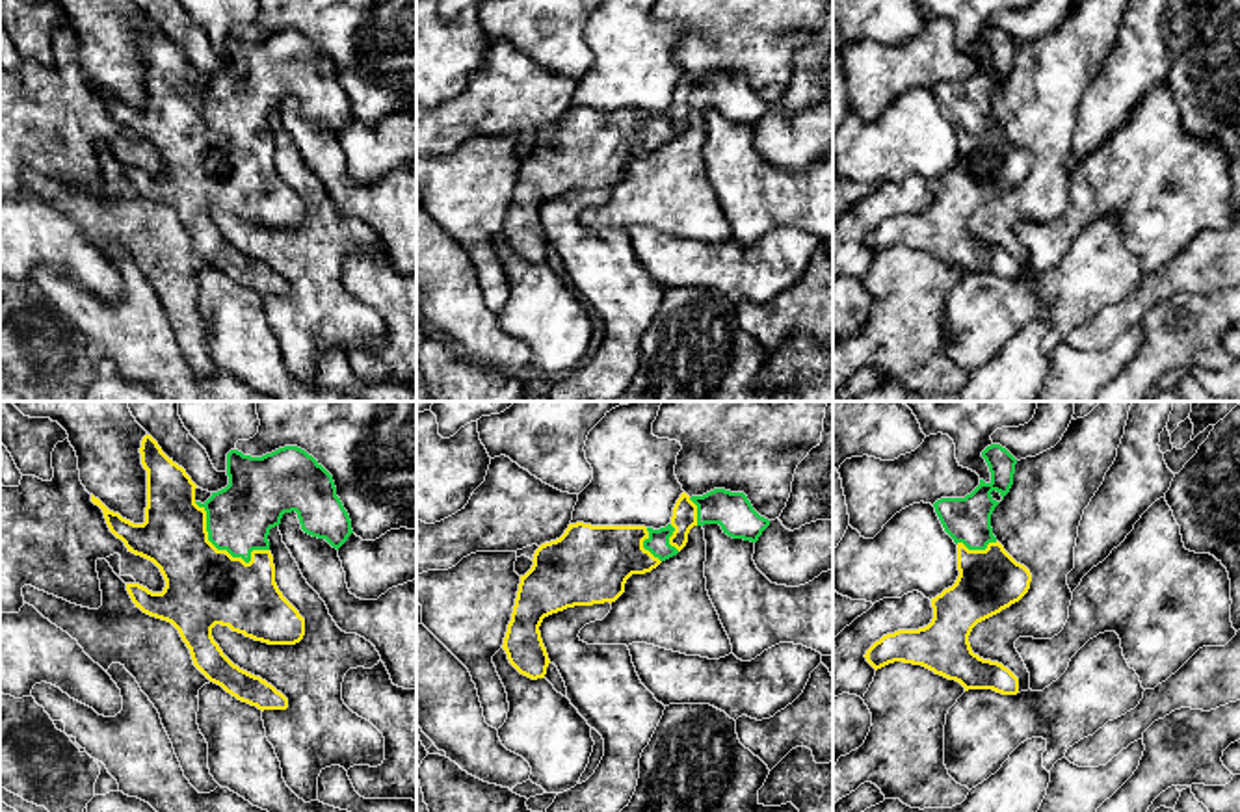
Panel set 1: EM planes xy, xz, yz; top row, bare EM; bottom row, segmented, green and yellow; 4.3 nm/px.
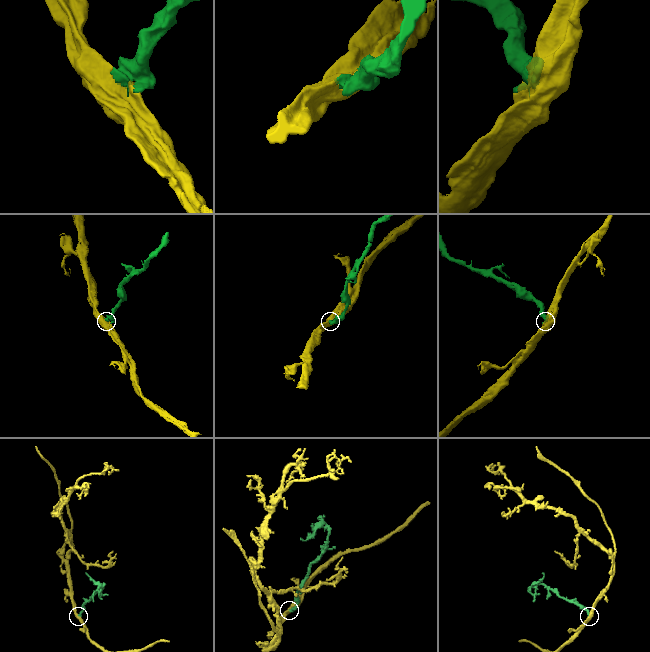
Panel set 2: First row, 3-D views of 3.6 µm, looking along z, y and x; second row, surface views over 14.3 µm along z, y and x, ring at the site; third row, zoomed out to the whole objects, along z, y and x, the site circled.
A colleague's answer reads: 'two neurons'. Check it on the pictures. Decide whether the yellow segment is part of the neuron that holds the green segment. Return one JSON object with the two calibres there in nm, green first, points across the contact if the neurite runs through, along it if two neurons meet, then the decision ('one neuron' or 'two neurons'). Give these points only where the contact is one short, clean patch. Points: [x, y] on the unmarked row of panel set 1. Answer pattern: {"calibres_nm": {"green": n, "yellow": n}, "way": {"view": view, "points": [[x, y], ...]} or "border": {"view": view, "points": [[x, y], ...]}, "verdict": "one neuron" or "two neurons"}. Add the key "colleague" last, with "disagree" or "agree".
{"calibres_nm": {"green": 280, "yellow": 340}, "verdict": "one neuron", "colleague": "disagree"}

